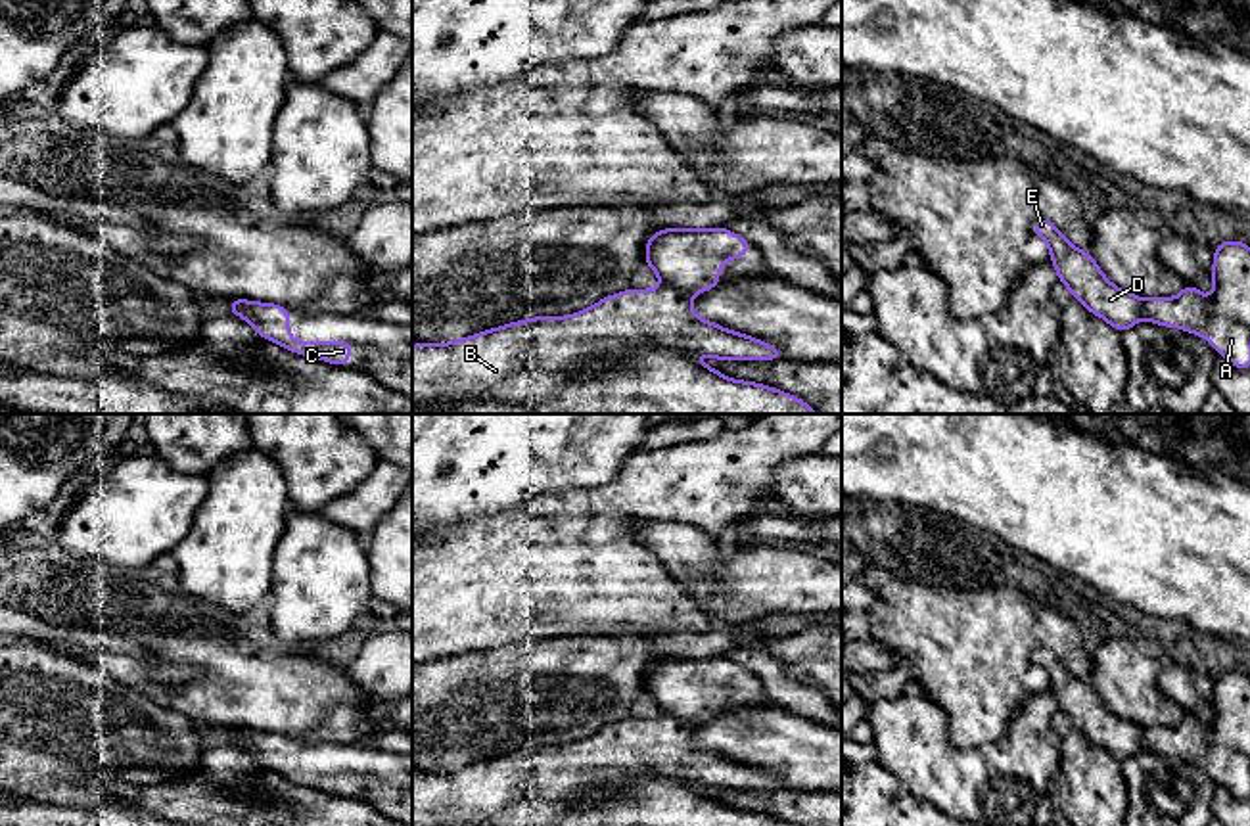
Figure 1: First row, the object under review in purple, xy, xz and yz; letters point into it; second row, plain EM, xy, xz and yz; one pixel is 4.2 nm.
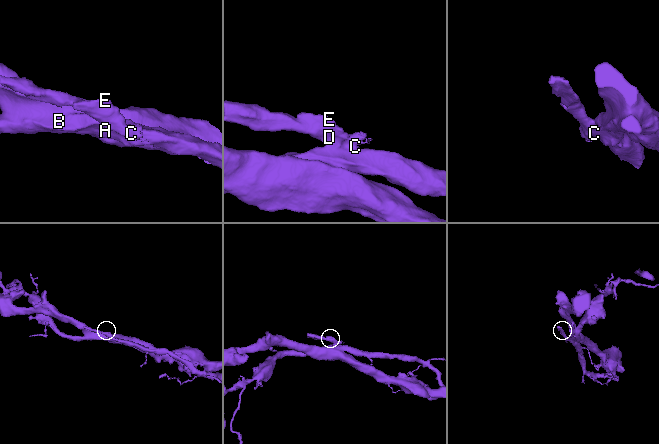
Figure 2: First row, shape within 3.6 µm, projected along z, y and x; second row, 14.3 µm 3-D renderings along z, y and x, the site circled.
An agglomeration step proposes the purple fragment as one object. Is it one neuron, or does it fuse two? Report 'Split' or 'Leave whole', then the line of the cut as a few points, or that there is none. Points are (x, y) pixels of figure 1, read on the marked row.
Split. Split along xz (664, 282), (691, 294)

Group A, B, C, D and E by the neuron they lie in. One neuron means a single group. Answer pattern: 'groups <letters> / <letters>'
groups A B / C D E

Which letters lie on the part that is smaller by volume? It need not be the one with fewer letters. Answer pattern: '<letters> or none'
C, D, E

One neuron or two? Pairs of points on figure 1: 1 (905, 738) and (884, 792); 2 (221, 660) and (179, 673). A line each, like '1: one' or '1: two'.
1: two
2: two

